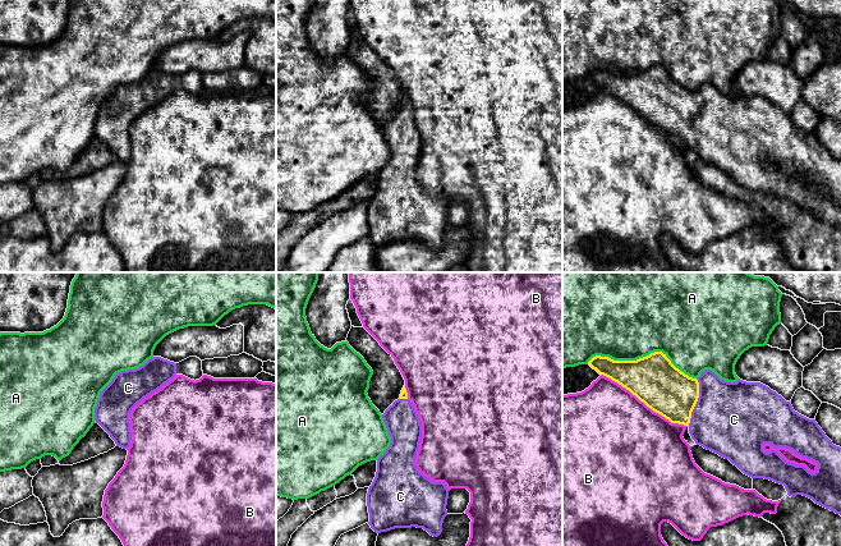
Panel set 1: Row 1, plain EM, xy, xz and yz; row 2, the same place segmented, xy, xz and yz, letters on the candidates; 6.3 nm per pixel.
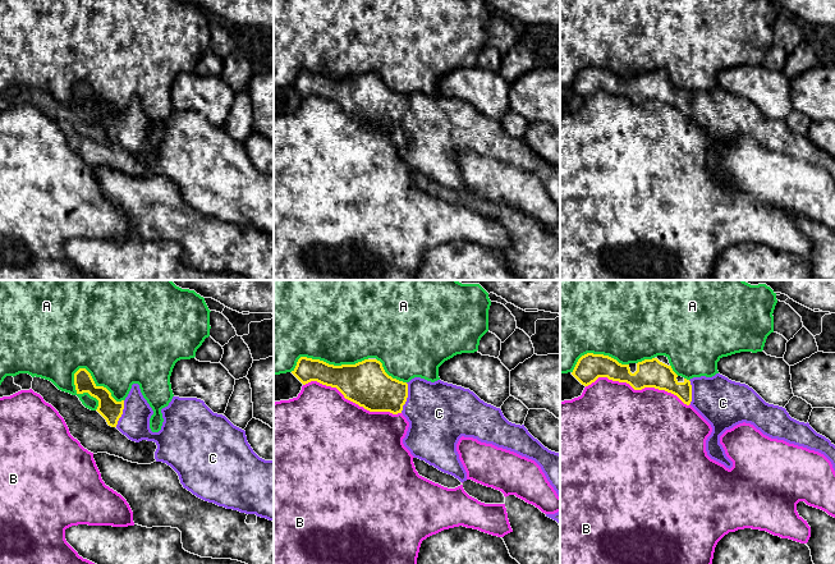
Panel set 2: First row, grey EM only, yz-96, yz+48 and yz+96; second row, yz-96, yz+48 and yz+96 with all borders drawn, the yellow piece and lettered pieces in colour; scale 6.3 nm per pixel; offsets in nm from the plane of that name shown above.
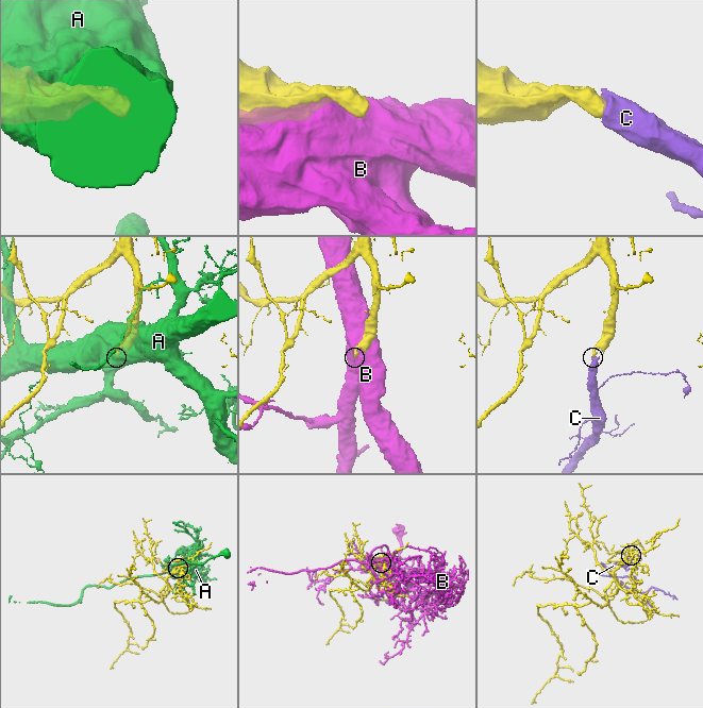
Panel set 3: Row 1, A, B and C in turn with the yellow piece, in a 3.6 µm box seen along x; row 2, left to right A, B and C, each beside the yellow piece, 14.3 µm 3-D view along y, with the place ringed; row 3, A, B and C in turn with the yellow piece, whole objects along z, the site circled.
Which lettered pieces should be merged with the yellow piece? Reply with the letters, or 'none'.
C

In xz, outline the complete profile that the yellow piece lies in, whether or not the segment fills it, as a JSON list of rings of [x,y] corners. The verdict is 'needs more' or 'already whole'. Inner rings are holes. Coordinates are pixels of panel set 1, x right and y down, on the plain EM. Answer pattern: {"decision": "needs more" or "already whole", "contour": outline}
{"decision": "needs more", "contour": [[[405,98],[400,111],[385,124],[382,132],[391,151],[391,157],[378,171],[376,191],[368,202],[368,238],[377,247],[395,242],[417,240],[437,251],[442,246],[442,237],[447,229],[449,202],[444,196],[432,196],[415,179],[422,138],[414,119],[408,113]]]}

